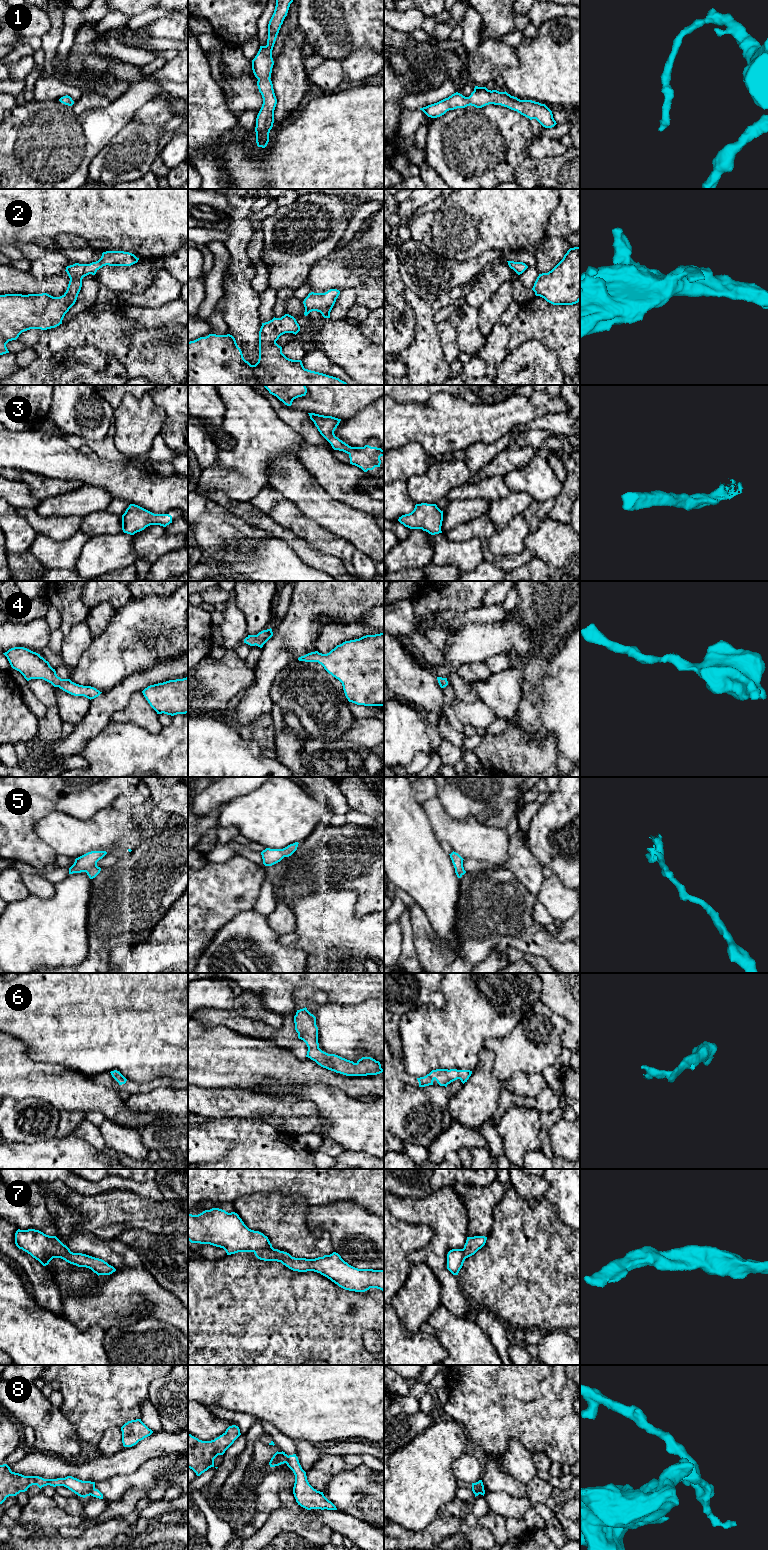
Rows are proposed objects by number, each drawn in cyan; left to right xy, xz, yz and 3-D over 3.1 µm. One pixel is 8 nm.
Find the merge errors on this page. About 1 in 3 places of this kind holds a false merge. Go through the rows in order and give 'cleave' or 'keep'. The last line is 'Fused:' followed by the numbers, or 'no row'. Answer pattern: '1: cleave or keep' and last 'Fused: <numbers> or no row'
1: keep
2: keep
3: keep
4: keep
5: keep
6: keep
7: keep
8: cleave
Fused: 8

